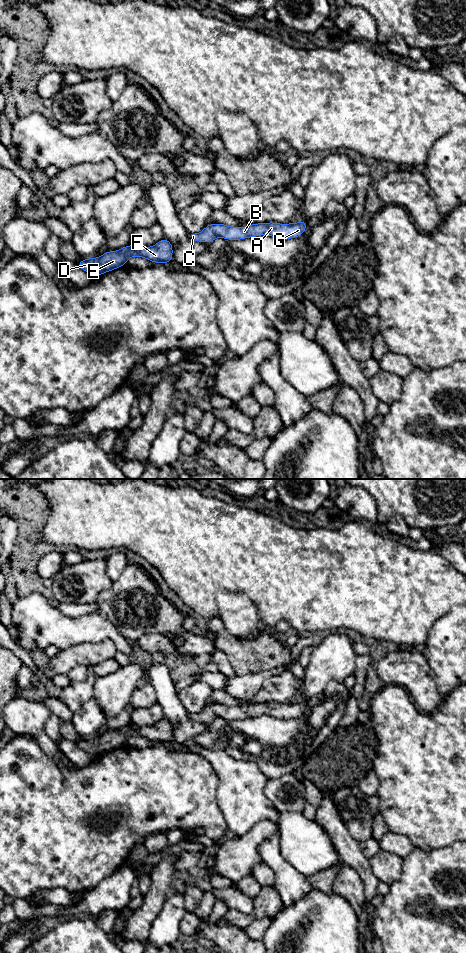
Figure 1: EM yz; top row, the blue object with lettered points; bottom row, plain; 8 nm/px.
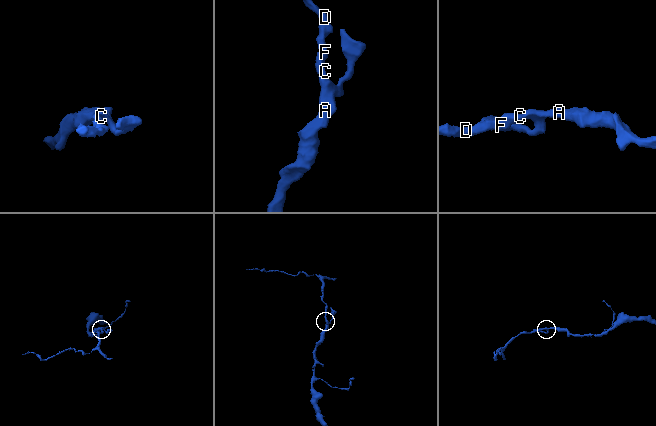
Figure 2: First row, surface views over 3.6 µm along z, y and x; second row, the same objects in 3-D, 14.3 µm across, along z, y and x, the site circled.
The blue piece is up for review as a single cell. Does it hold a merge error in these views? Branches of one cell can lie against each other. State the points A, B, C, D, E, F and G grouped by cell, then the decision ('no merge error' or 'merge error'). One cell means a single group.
A B C D E F G | no merge error

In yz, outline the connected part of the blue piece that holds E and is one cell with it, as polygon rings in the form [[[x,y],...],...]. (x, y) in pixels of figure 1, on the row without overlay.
[[[163,717],[151,727],[125,725],[117,731],[107,731],[98,738],[86,738],[77,743],[83,751],[98,757],[101,754],[113,751],[124,745],[130,737],[137,736],[148,739],[153,743],[172,743],[173,725]]]

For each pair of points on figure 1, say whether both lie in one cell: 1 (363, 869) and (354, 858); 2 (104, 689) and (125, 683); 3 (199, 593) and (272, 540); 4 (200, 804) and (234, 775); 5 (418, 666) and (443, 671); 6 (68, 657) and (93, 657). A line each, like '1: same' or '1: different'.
1: same
2: same
3: same
4: different
5: different
6: same

